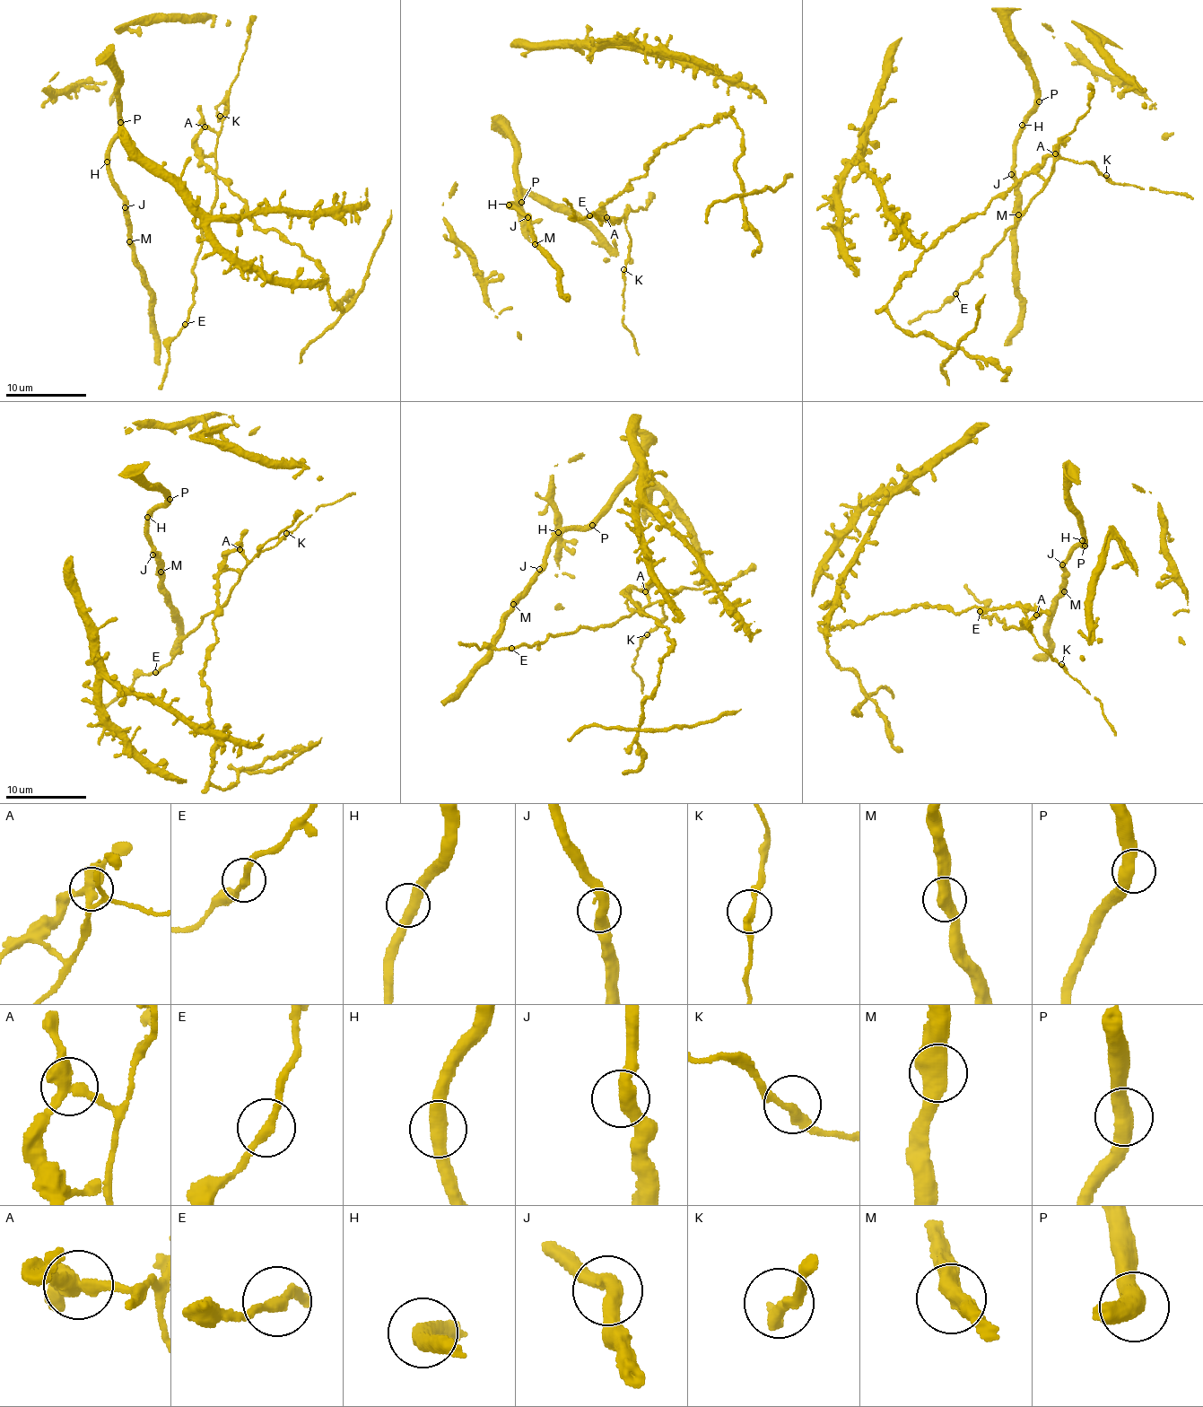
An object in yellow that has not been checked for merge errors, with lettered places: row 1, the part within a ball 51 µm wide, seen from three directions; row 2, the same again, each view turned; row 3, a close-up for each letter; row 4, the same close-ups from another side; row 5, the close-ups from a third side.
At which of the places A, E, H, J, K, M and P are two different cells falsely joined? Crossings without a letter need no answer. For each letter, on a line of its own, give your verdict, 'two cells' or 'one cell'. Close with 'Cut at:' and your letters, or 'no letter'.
A: two cells
E: one cell
H: one cell
J: one cell
K: one cell
M: one cell
P: one cell
Cut at: A

